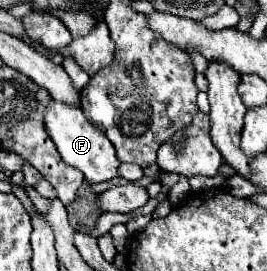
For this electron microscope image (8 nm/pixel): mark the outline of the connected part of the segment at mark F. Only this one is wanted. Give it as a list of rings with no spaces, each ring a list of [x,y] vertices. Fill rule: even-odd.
[[[52,100],[46,110],[46,130],[48,130],[50,138],[54,138],[54,144],[60,152],[62,160],[68,166],[82,170],[82,174],[88,182],[98,184],[98,182],[106,182],[106,180],[112,180],[118,176],[120,160],[116,158],[114,146],[110,144],[106,134],[102,134],[102,130],[98,130],[94,124],[88,122],[88,118],[84,116],[84,112],[80,108]]]

